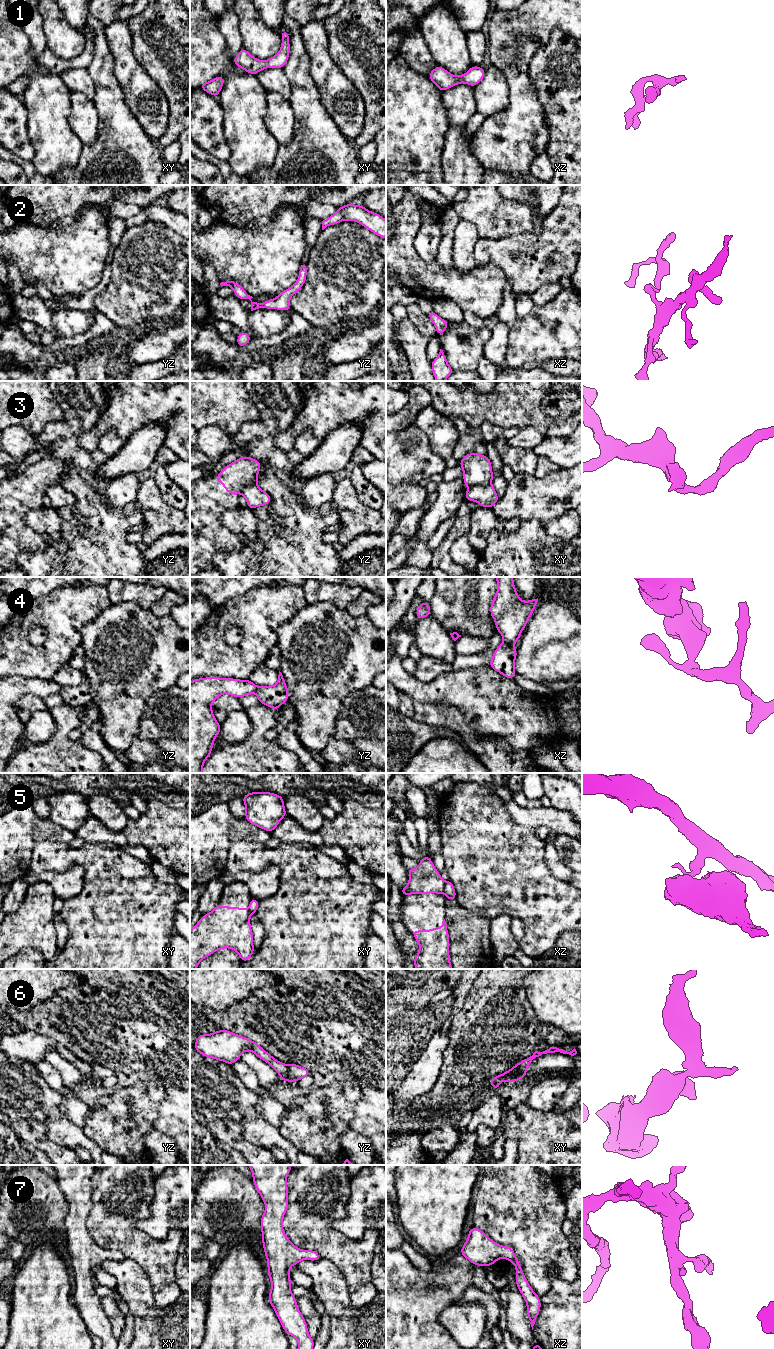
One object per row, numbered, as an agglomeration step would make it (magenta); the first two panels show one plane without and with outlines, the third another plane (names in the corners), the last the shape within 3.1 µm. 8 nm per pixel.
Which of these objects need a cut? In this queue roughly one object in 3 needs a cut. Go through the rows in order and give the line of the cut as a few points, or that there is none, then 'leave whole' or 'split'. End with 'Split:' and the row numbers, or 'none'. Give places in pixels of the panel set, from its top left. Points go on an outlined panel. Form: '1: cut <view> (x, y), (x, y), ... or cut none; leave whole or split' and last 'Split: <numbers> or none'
1: cut none; leave whole
2: cut none; leave whole
3: cut xy (490, 483), (469, 487); split
4: cut xz (503, 642), (511, 645); split
5: cut xz (446, 882), (444, 892); split
6: cut yz (287, 1065), (288, 1080); split
7: cut none; leave whole
Split: 3, 4, 5, 6

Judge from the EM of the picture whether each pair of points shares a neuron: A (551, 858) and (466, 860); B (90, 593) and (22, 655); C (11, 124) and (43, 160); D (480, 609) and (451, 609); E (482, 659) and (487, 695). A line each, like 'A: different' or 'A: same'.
A: different
B: same
C: different
D: same
E: different

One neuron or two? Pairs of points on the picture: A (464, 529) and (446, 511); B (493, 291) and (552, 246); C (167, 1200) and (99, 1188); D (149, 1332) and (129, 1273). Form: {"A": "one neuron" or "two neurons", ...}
{"A": "two neurons", "B": "one neuron", "C": "two neurons", "D": "one neuron"}

